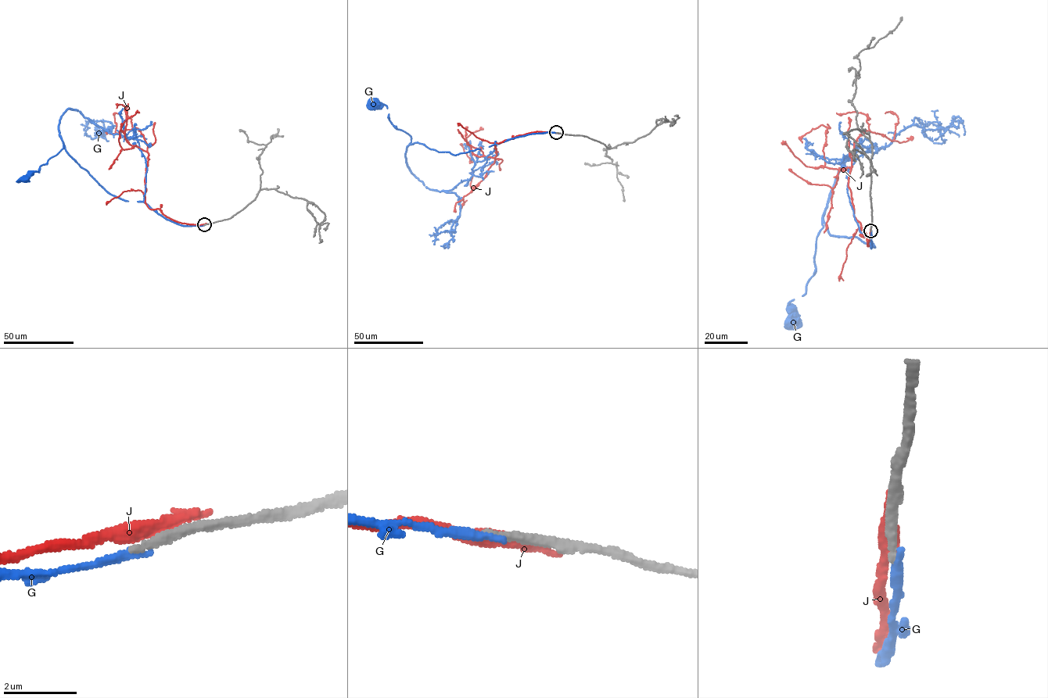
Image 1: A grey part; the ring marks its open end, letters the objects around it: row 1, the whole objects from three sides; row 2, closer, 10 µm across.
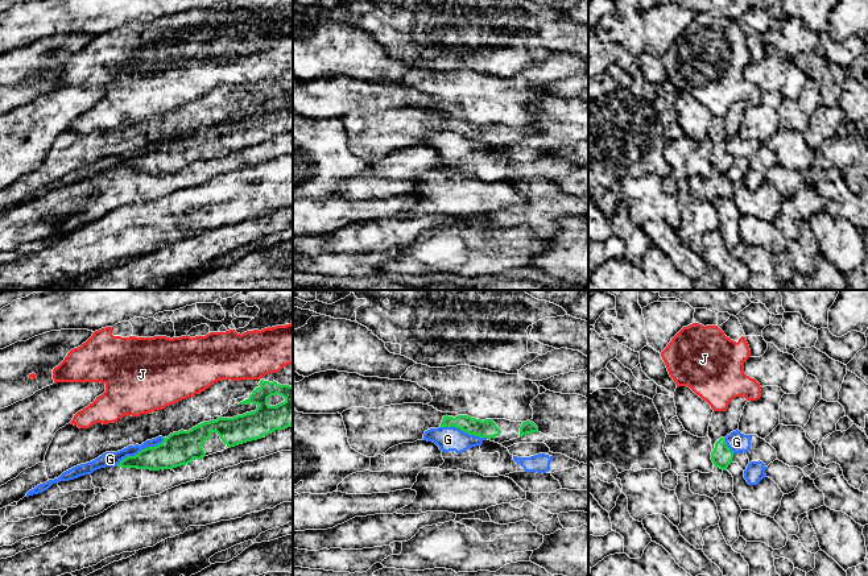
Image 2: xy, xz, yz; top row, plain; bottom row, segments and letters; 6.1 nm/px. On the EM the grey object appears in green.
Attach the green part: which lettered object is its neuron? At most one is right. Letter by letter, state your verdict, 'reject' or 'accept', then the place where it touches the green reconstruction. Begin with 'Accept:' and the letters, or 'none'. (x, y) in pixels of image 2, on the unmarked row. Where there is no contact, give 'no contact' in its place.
Accept: none
G: reject | xy (141, 154)
J: reject | no contact

